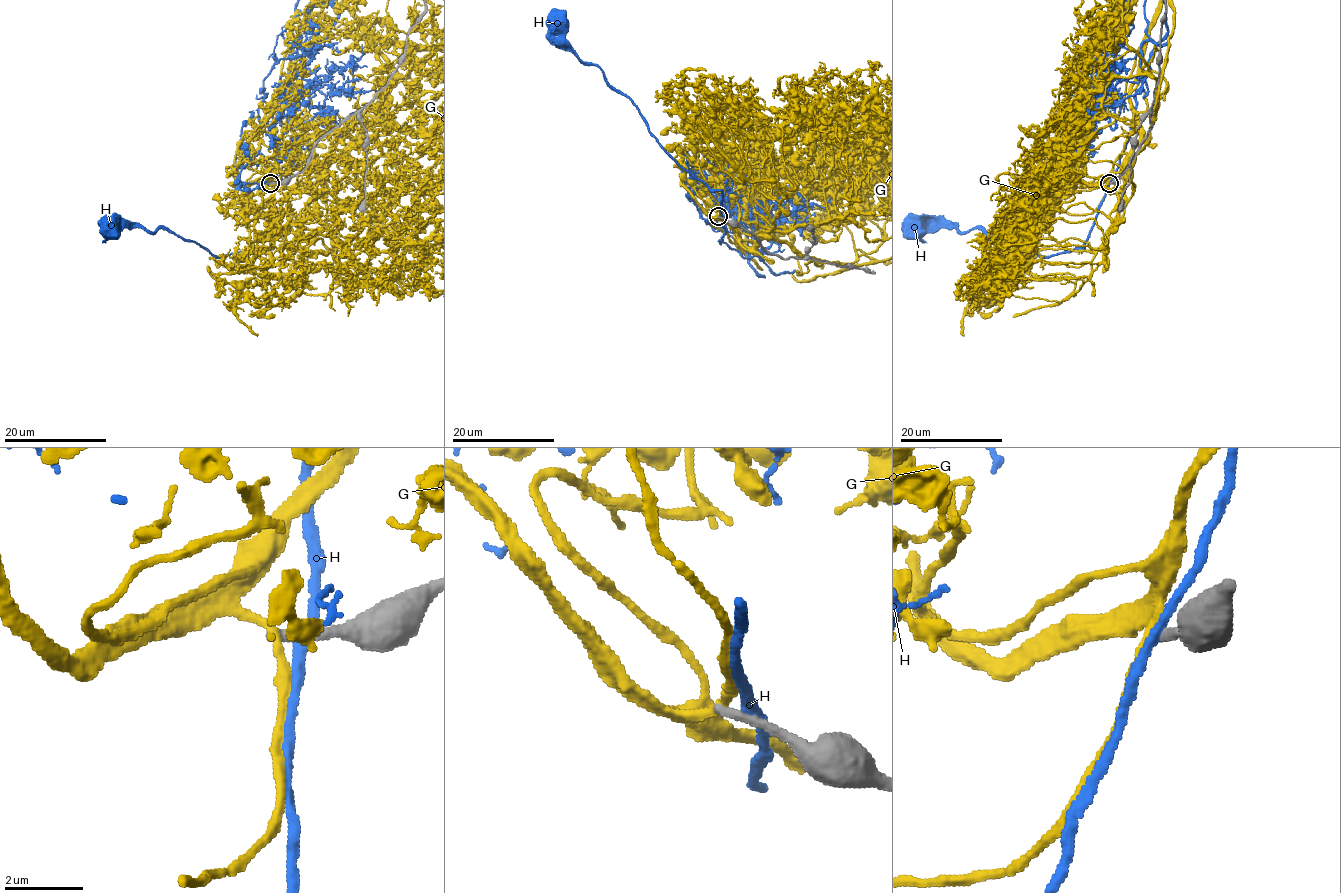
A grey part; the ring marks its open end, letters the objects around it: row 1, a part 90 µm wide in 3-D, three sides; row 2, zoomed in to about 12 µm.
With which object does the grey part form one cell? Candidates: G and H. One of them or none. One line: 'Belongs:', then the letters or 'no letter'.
Belongs: no letter

